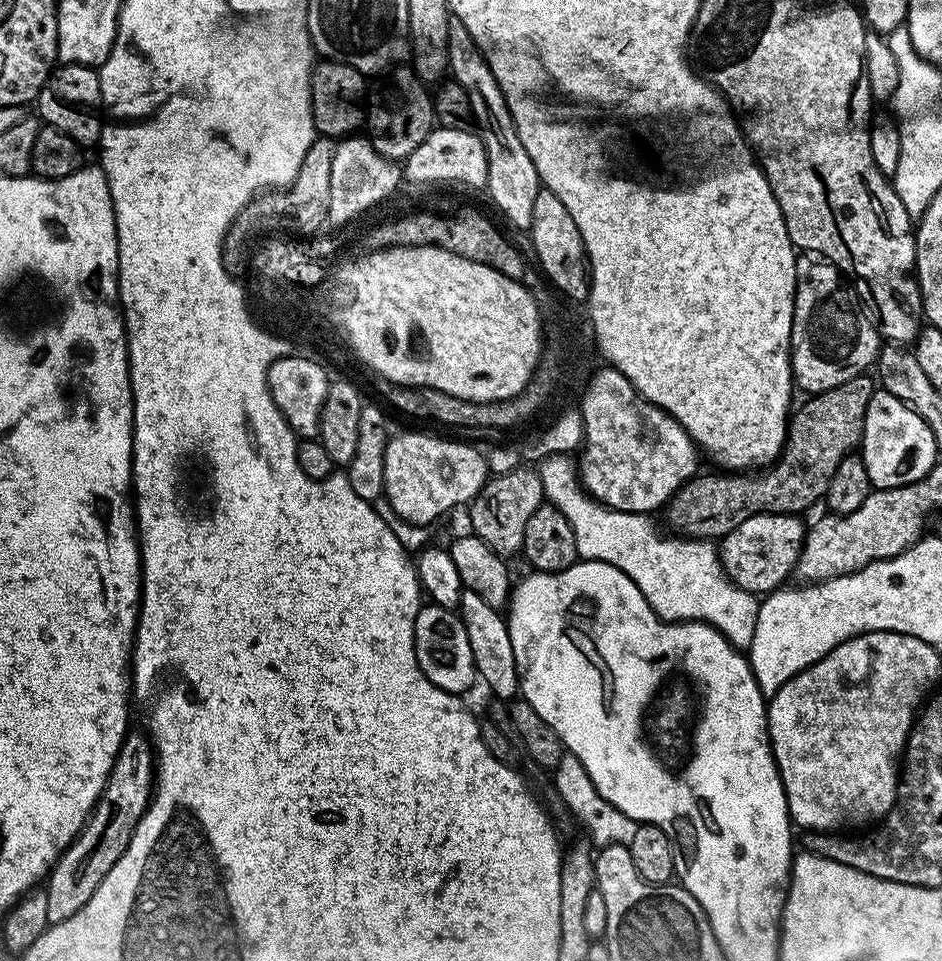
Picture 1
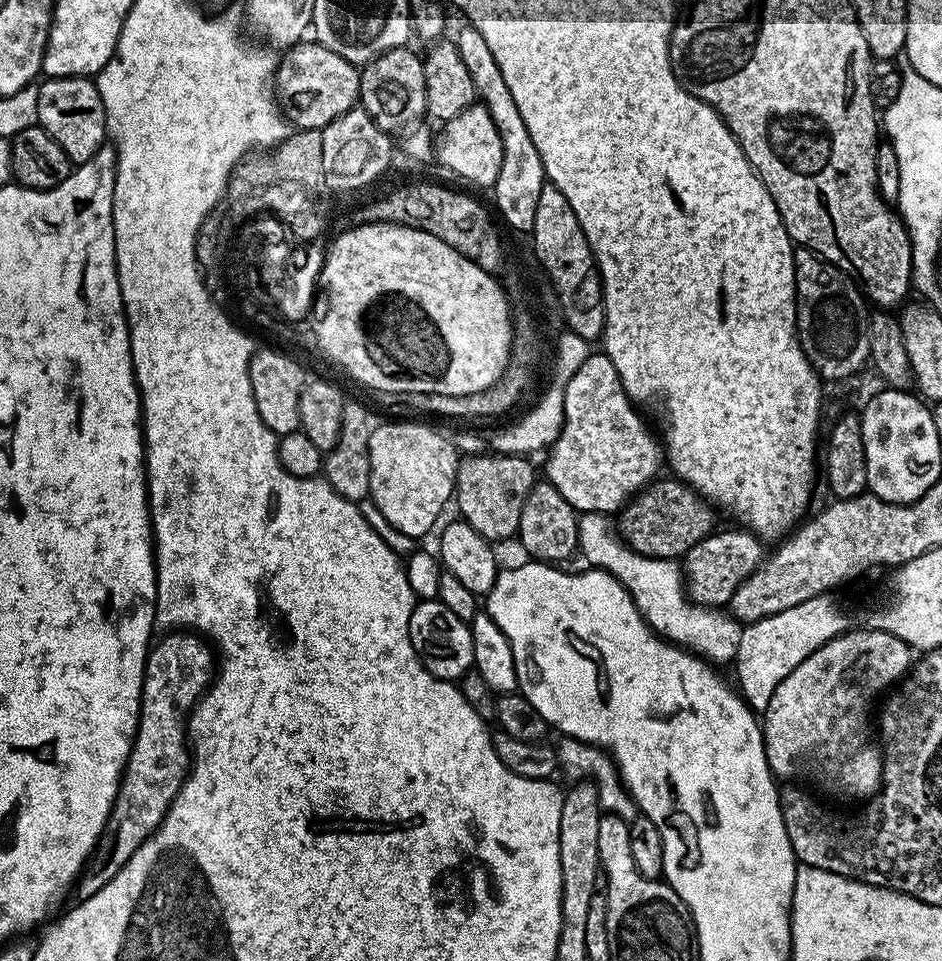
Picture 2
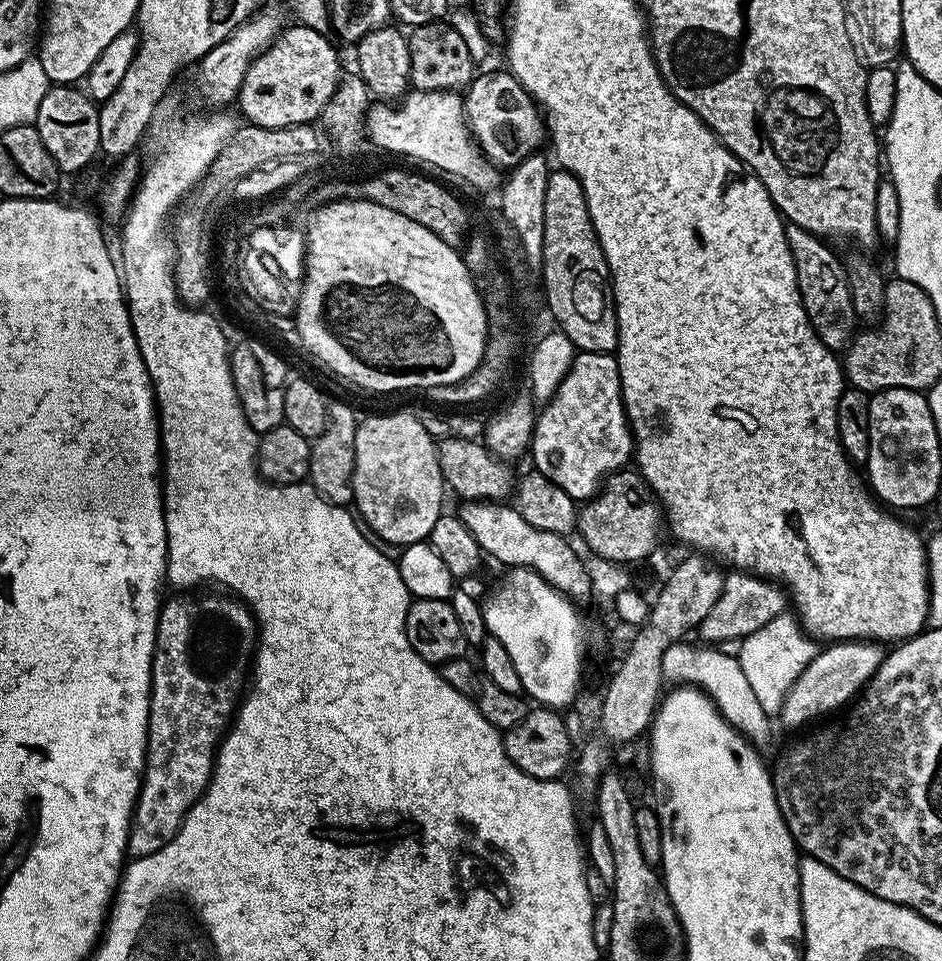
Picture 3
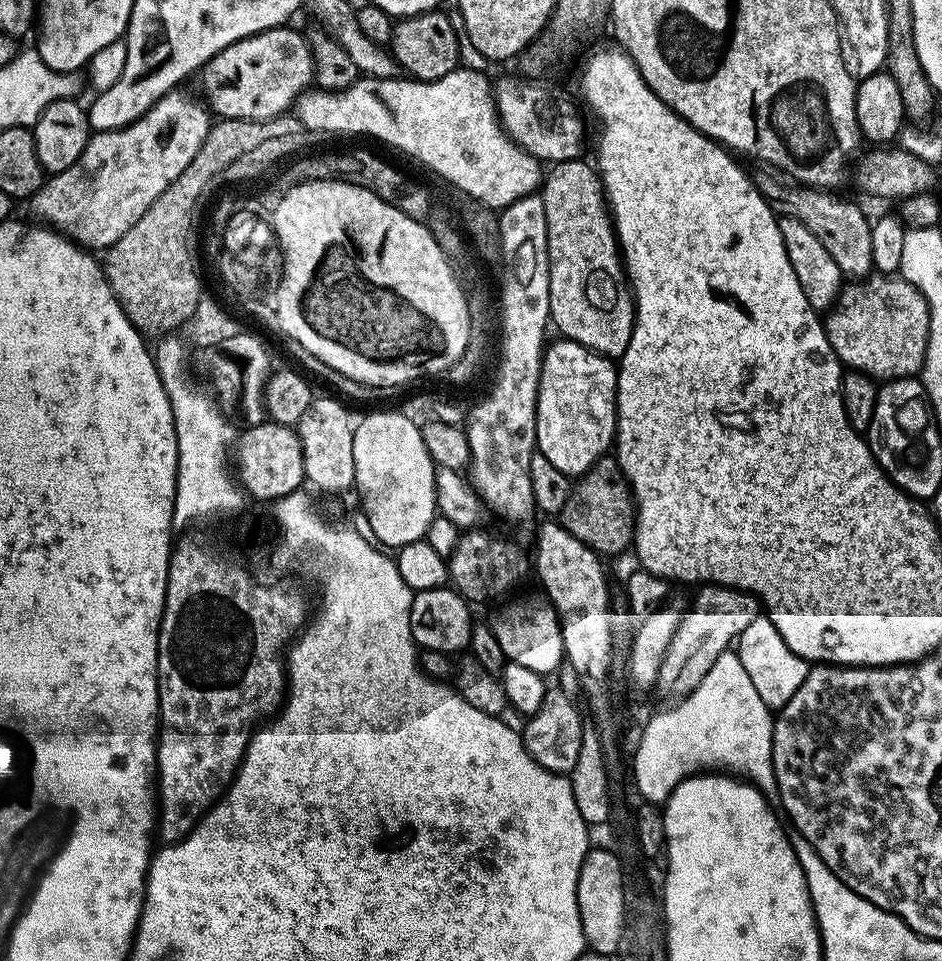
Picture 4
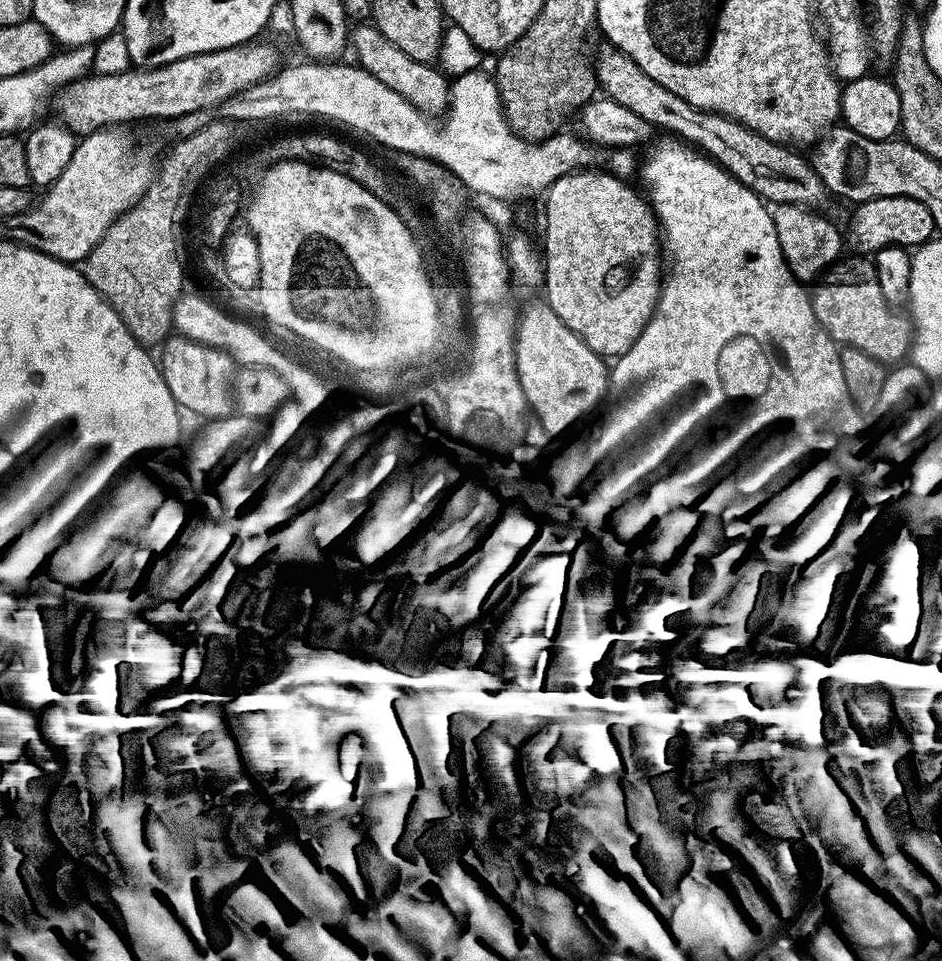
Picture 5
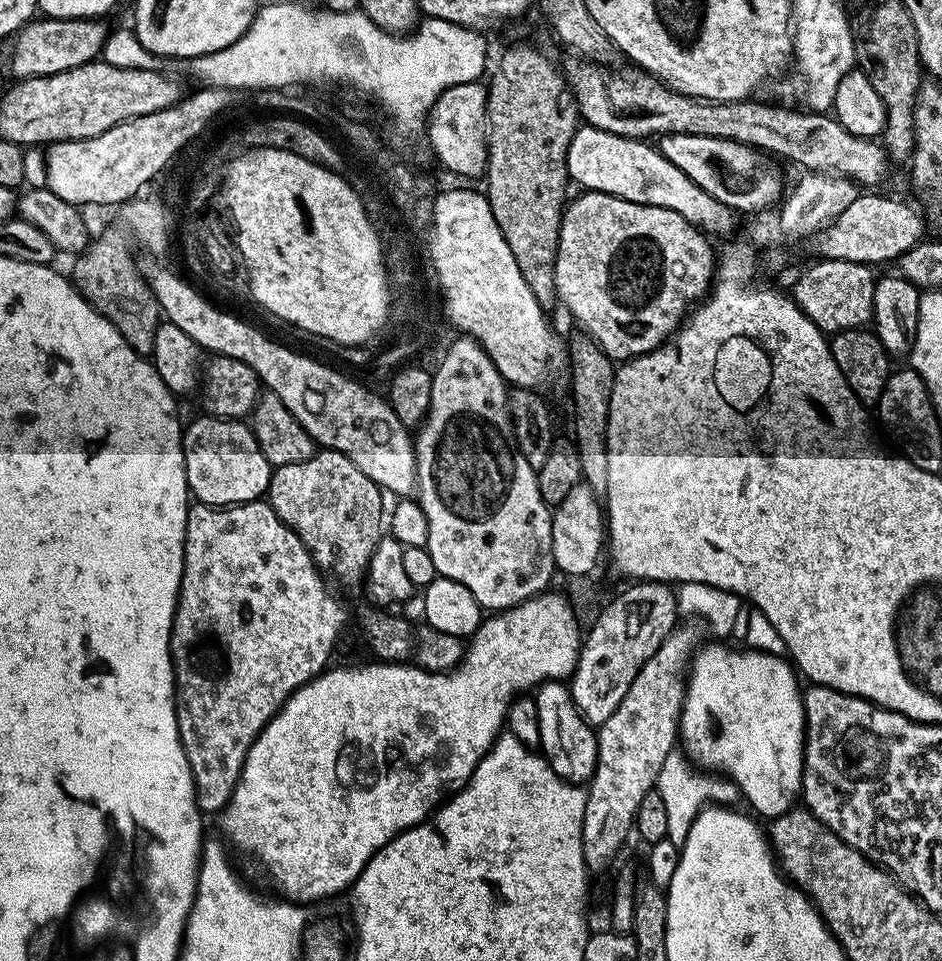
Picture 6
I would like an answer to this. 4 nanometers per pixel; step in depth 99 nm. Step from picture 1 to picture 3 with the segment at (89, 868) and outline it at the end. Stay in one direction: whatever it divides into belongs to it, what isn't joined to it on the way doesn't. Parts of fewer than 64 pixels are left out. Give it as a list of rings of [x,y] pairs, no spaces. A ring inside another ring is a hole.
[[[176,594],[173,600],[165,599],[160,609],[160,619],[156,621],[156,649],[152,655],[152,697],[150,698],[150,706],[148,707],[148,758],[144,762],[144,779],[140,786],[140,792],[136,796],[136,807],[132,814],[132,827],[128,830],[128,851],[129,857],[135,858],[138,856],[149,856],[158,850],[162,850],[162,846],[166,846],[166,842],[170,842],[178,834],[178,830],[182,826],[182,822],[186,818],[186,814],[198,802],[200,795],[208,789],[208,784],[212,780],[212,765],[216,762],[216,750],[220,747],[221,740],[224,739],[224,733],[228,731],[233,719],[234,713],[242,699],[242,693],[246,688],[246,677],[250,672],[250,661],[254,656],[254,649],[258,643],[258,629],[256,627],[256,617],[248,610],[247,604],[241,602],[239,599],[233,598],[228,594],[220,594],[224,596],[208,596],[205,600],[196,601],[192,594]]]

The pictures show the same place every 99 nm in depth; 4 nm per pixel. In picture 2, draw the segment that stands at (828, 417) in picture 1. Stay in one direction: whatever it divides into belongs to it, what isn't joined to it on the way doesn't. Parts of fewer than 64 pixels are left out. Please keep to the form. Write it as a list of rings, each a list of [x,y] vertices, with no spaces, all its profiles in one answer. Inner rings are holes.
[[[653,479],[643,490],[635,493],[632,499],[618,513],[618,532],[623,543],[639,555],[652,559],[668,559],[679,561],[702,538],[717,531],[717,509],[709,504],[693,488],[682,480]]]

